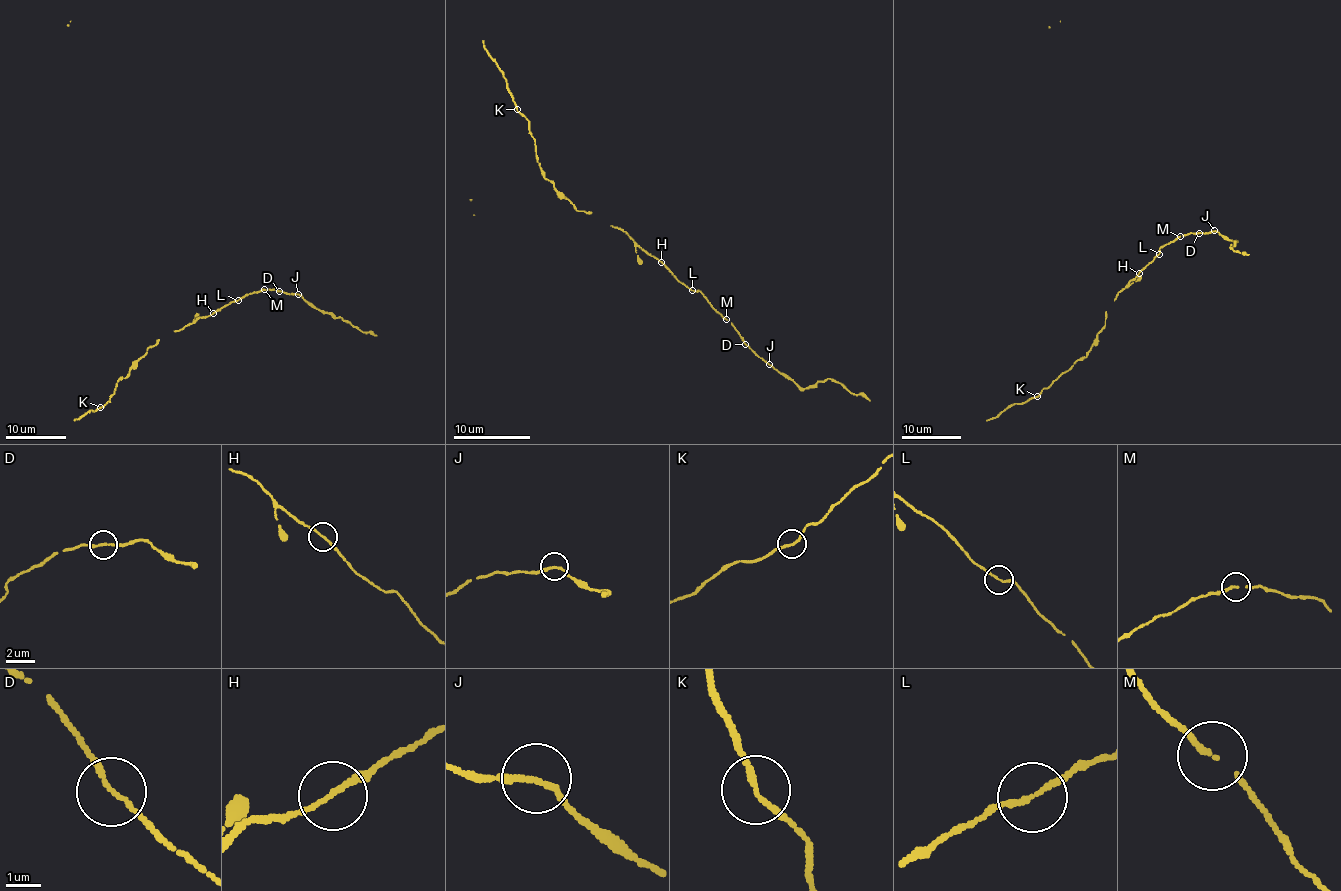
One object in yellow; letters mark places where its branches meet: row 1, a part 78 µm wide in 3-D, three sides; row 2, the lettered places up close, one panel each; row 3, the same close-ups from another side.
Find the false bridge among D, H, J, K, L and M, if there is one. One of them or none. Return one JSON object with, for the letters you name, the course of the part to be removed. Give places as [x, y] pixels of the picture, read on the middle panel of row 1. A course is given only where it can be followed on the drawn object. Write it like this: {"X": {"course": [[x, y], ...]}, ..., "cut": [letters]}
{"cut": []}

